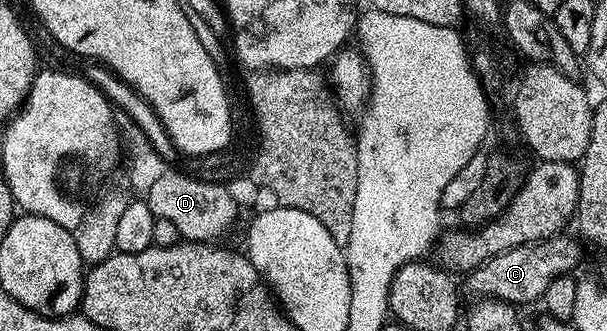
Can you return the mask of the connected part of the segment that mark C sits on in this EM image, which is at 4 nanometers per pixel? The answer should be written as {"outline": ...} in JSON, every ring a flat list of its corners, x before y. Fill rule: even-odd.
{"outline":[[566,237,545,238,542,242,530,242,527,246,517,246,508,252,492,256,465,275,467,288,478,300,498,298,518,308,522,308,525,302,537,303,548,288,548,284,574,272,570,270,576,269,578,261,582,258,583,243,577,237,574,237,575,239]]}

